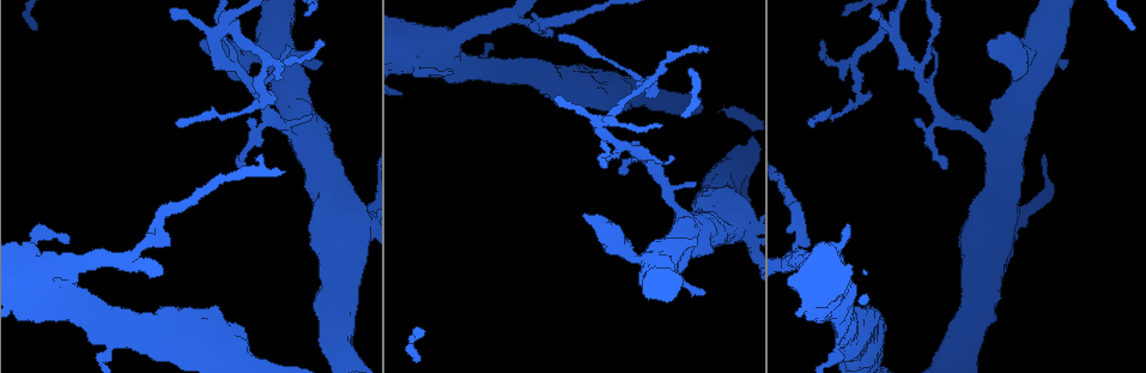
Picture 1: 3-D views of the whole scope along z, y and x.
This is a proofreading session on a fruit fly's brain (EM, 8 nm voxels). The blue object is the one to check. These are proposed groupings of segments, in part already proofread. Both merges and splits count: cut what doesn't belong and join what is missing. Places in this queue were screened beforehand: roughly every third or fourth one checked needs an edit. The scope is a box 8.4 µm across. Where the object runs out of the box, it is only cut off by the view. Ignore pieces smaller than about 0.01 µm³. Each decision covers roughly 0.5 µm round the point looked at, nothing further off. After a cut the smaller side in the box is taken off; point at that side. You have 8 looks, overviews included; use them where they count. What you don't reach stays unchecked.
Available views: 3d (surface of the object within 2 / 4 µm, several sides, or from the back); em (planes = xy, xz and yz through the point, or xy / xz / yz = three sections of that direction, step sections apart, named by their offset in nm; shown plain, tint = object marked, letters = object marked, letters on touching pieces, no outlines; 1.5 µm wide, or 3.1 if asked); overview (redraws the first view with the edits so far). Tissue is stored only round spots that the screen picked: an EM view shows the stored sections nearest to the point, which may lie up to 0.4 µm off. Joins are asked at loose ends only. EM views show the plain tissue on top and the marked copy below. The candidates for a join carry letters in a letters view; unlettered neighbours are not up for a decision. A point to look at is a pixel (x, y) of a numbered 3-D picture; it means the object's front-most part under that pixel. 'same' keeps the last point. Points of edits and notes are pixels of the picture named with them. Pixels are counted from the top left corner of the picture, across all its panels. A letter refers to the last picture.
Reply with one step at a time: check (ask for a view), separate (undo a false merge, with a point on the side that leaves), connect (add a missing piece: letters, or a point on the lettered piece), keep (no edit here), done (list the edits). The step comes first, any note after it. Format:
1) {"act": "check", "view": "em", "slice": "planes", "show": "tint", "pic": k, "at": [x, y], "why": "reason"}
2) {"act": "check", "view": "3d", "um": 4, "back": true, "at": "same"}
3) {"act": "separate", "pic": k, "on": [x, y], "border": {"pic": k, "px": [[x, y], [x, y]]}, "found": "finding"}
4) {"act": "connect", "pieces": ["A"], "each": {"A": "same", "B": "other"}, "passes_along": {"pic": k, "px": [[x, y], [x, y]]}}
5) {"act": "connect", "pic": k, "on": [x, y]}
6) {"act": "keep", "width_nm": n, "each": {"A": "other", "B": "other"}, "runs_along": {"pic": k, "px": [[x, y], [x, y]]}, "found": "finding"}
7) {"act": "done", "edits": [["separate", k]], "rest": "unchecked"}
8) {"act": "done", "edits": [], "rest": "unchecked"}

{"act": "check", "view": "3d", "um": 2, "back": true, "pic": 1, "at": [670, 157], "why": "free end"}

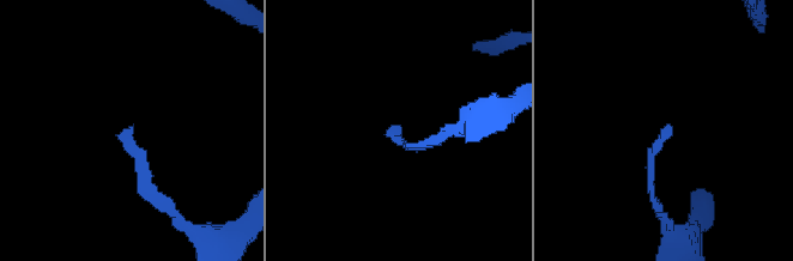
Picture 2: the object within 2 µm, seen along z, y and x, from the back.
{"act": "check", "view": "em", "slice": "planes", "show": "letters", "pic": 2, "at": [397, 127], "why": "shape alone is not enough"}

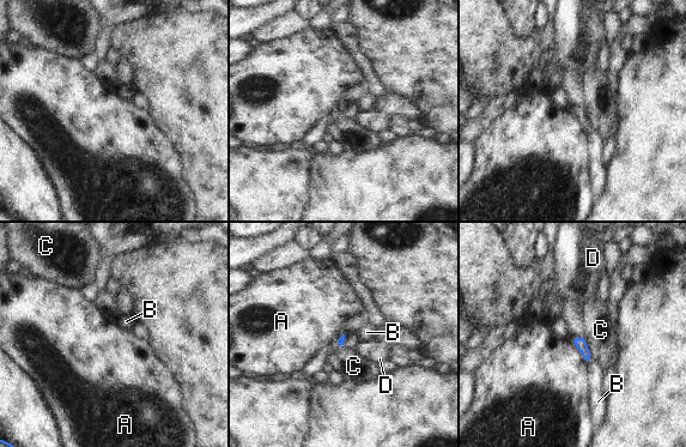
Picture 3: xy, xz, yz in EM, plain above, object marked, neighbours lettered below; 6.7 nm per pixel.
{"act": "keep", "each": {"A": "other", "B": "other", "C": "other", "D": "other"}, "border": {"pic": 3, "px": [[570, 337], [570, 340], [587, 363]]}, "found": "none of them fits"}

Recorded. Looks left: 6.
{"act": "check", "view": "3d", "um": 2, "pic": 1, "at": [325, 45], "why": "an open end"}

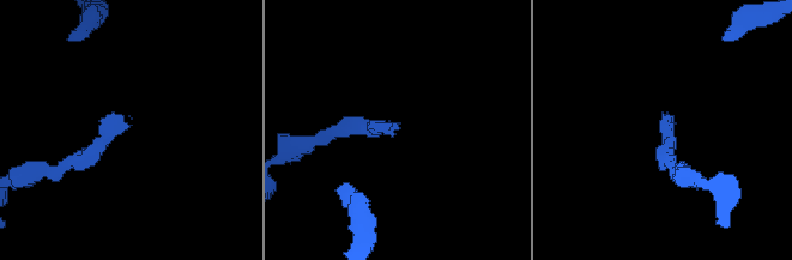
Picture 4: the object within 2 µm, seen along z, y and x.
{"act": "check", "view": "em", "slice": "planes", "show": "letters", "pic": 4, "at": [129, 125]}

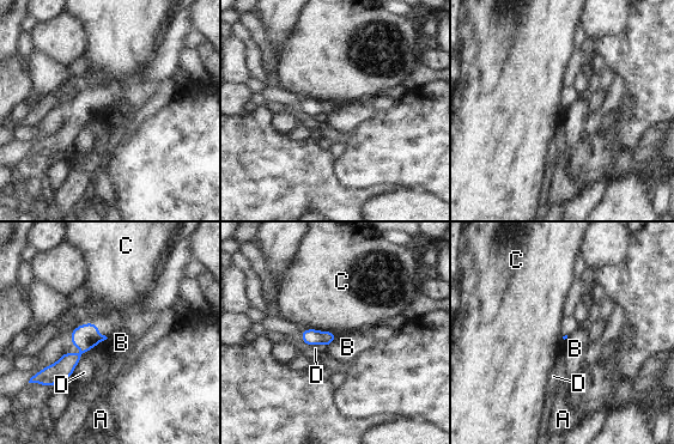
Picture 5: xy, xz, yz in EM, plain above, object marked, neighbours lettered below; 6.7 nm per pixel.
{"act": "keep", "longest_contact_nm": ["C", 220], "each": {"A": "other", "B": "other", "C": "other", "D": "other"}, "found": "no lettered piece goes on from it"}

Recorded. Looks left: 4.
{"act": "check", "view": "3d", "um": 2, "pic": 1, "at": [1065, 60], "why": "free end"}

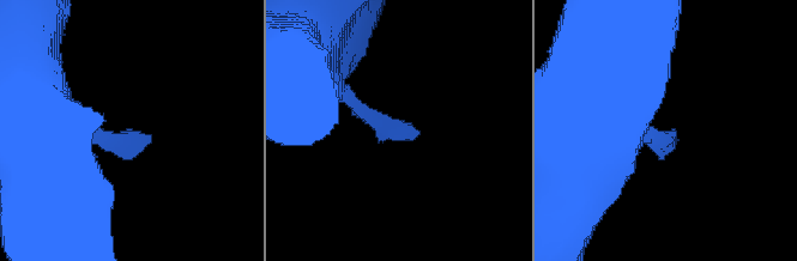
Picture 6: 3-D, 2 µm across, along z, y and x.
{"act": "check", "view": "em", "slice": "planes", "show": "tint", "pic": 6, "at": [674, 133]}

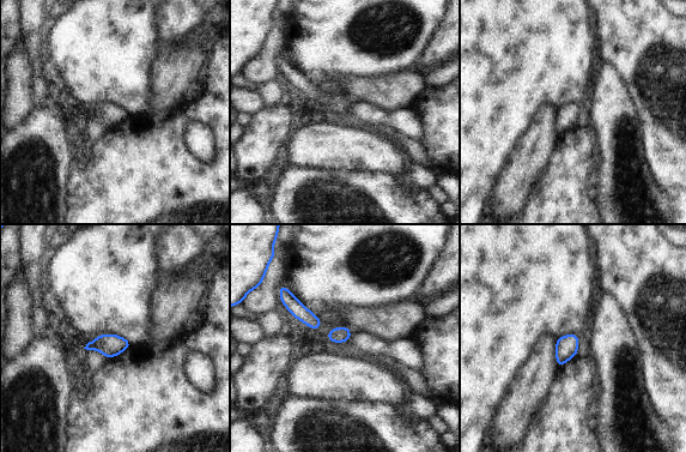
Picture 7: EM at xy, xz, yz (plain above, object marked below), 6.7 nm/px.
{"act": "check", "view": "em", "slice": "planes", "show": "letters", "at": "same"}

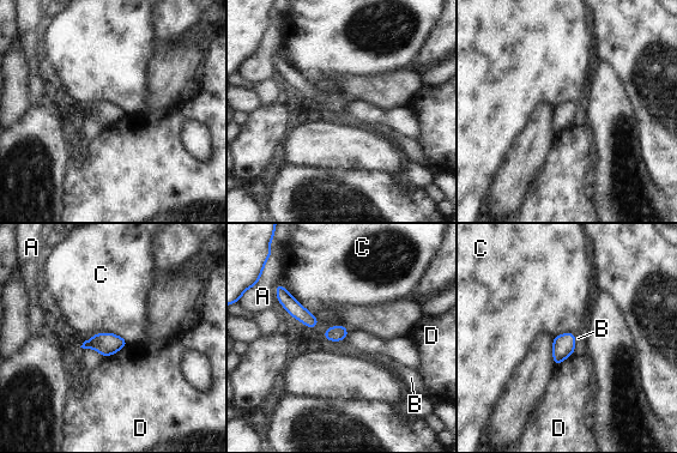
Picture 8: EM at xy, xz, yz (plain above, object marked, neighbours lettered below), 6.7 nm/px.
{"act": "keep", "width_nm": 110, "each": {"A": "other", "B": "other", "C": "other", "D": "other"}, "border": {"pic": 8, "px": [[289, 291], [316, 318], [315, 327]]}, "found": "no lettered piece goes on from it"}

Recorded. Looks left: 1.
{"act": "done", "edits": [], "rest": "unchecked"}

